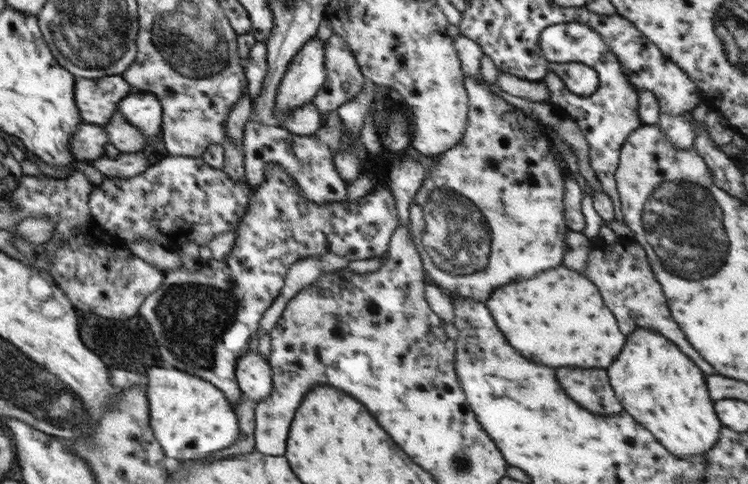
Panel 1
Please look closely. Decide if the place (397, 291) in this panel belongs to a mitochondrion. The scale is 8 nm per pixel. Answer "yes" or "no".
no

